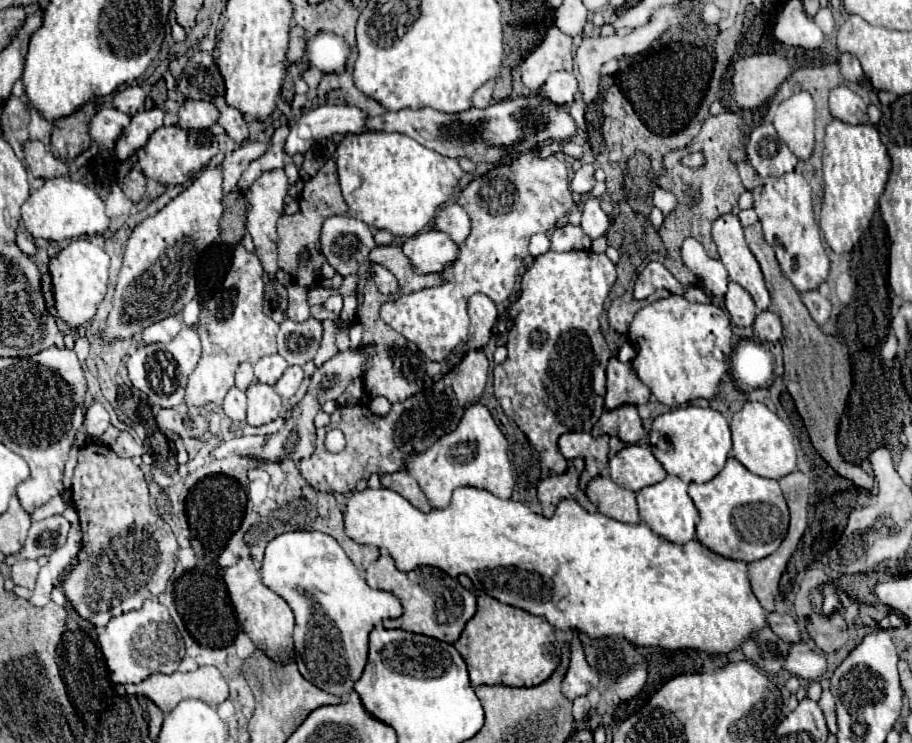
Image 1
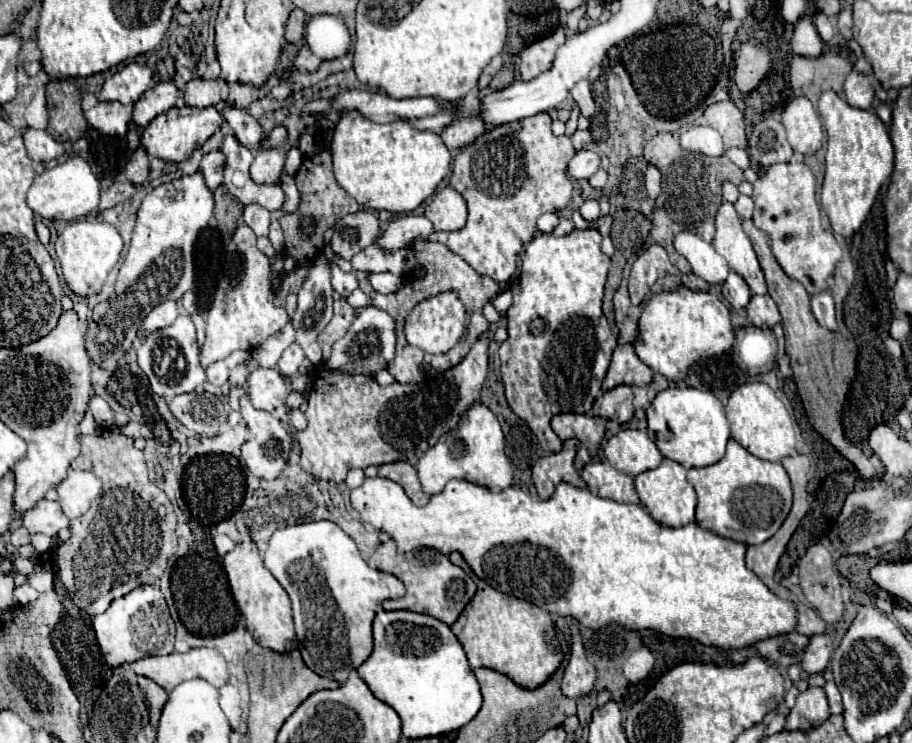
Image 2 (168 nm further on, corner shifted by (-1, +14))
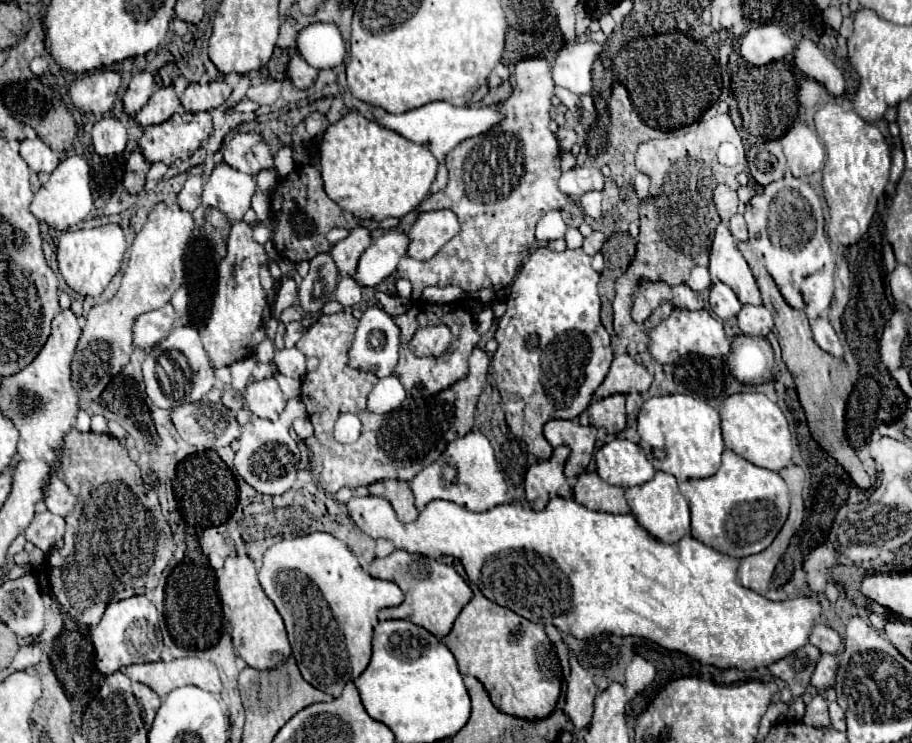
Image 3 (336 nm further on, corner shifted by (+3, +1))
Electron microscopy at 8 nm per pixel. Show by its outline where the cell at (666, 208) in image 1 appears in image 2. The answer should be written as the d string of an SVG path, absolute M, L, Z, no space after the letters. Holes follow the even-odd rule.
M649 166L645 170L645 190L651 200L655 200L661 192L661 172L655 166Z

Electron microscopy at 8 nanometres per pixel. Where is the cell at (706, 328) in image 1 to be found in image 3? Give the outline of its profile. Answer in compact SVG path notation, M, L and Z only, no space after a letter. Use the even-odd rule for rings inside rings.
M673 309L673 313L667 319L657 323L649 331L649 341L647 341L647 351L659 365L675 363L681 357L691 355L691 353L705 355L705 357L725 357L730 349L731 342L723 331L723 323L715 317L711 317L705 309L701 309L701 311Z

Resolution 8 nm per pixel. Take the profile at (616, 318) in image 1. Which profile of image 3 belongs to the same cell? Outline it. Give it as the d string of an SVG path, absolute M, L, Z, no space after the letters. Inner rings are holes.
M715 115L709 121L701 121L695 125L695 129L683 137L673 137L667 141L647 141L639 145L637 157L635 157L637 169L651 179L651 189L649 189L649 199L639 205L639 215L641 215L641 233L637 241L637 253L635 259L631 261L629 269L617 279L615 283L615 299L613 299L613 313L615 313L615 339L613 339L613 351L617 353L629 353L637 355L645 351L647 343L647 331L651 327L649 321L637 325L629 311L631 311L631 295L635 281L639 277L653 277L661 279L669 285L681 285L689 279L691 267L695 265L707 265L709 263L709 249L713 241L715 227L719 225L719 215L713 205L713 189L723 181L725 185L739 185L737 175L747 169L747 159L745 159L745 149L741 143L741 137L731 121L729 115Z

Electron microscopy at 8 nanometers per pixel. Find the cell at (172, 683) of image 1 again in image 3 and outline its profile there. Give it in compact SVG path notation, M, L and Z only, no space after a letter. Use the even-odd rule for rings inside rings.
M183 657L175 661L155 661L125 667L123 673L137 683L149 685L159 697L165 697L177 687L195 685L213 695L221 691L219 671L211 661L199 657Z

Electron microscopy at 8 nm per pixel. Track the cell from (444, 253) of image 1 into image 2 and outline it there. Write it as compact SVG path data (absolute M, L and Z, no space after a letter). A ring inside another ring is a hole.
M401 216L393 220L387 230L375 240L385 252L397 252L405 250L411 240L415 238L427 238L433 232L433 224L425 216Z

